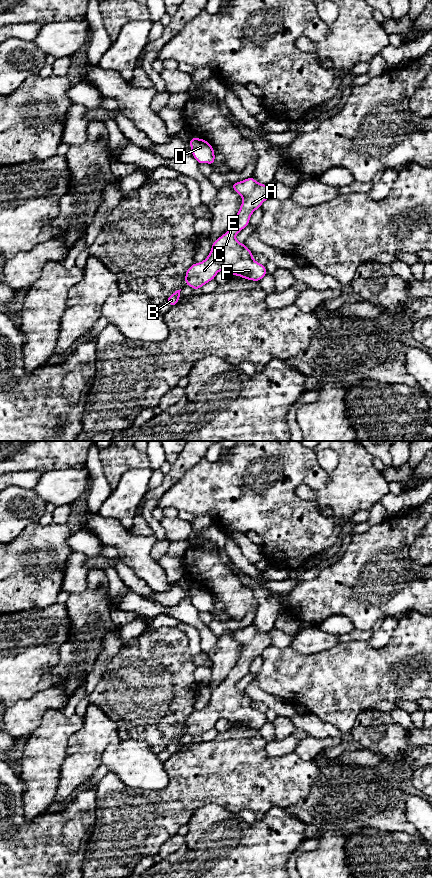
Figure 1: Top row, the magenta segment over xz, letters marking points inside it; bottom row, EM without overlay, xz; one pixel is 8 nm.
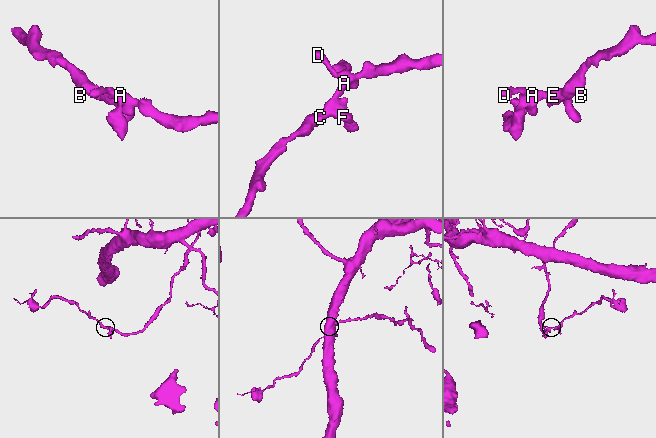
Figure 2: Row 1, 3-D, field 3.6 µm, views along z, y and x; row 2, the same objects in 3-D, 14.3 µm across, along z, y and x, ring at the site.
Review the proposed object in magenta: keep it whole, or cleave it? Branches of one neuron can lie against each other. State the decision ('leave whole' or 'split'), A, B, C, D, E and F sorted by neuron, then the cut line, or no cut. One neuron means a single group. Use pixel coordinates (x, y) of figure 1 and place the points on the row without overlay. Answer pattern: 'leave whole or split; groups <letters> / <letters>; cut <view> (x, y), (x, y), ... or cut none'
leave whole; groups A B C D E F; cut none

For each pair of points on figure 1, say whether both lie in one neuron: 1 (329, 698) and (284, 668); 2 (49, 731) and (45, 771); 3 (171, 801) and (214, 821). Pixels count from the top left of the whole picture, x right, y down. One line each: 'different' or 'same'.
1: same
2: same
3: different

